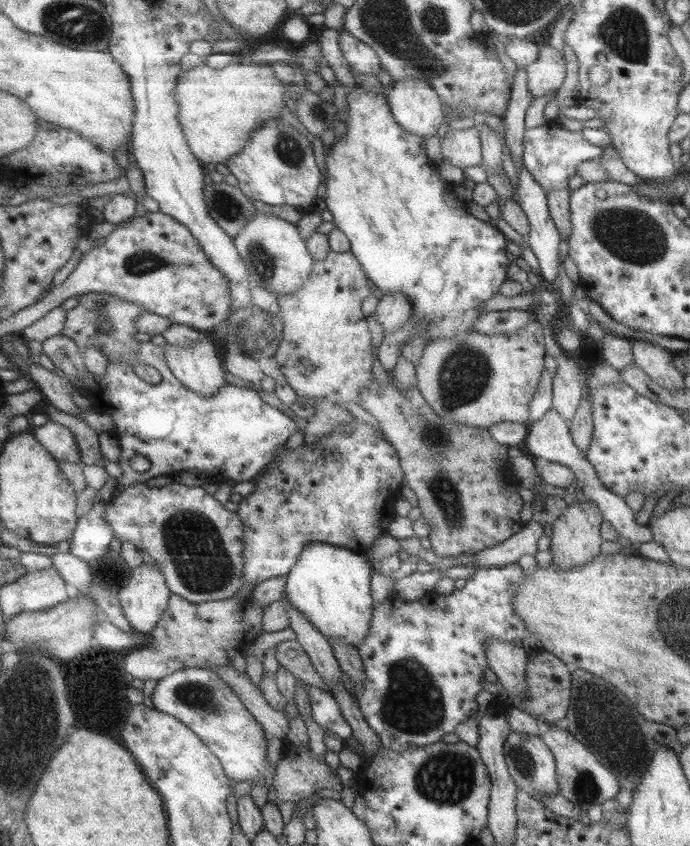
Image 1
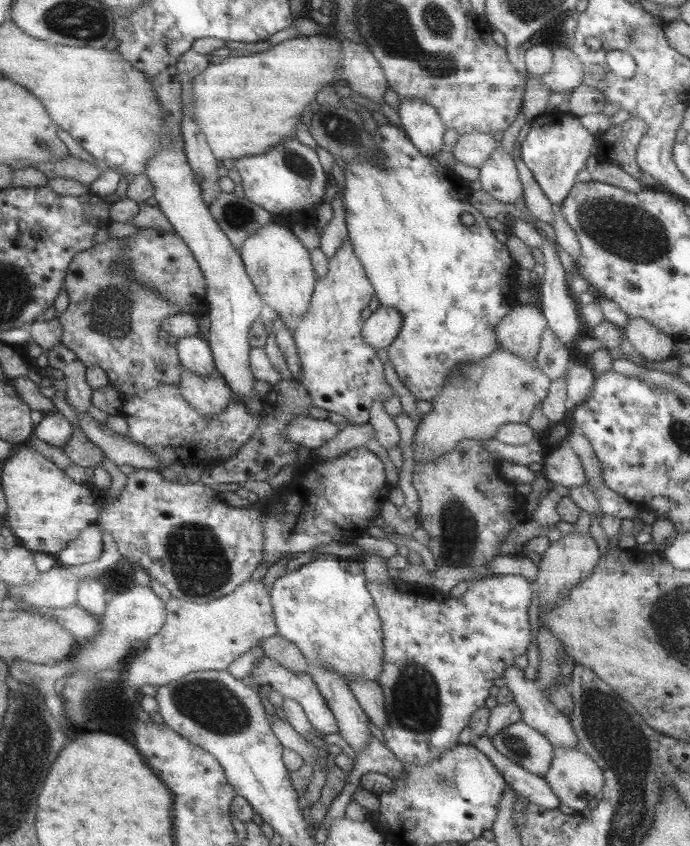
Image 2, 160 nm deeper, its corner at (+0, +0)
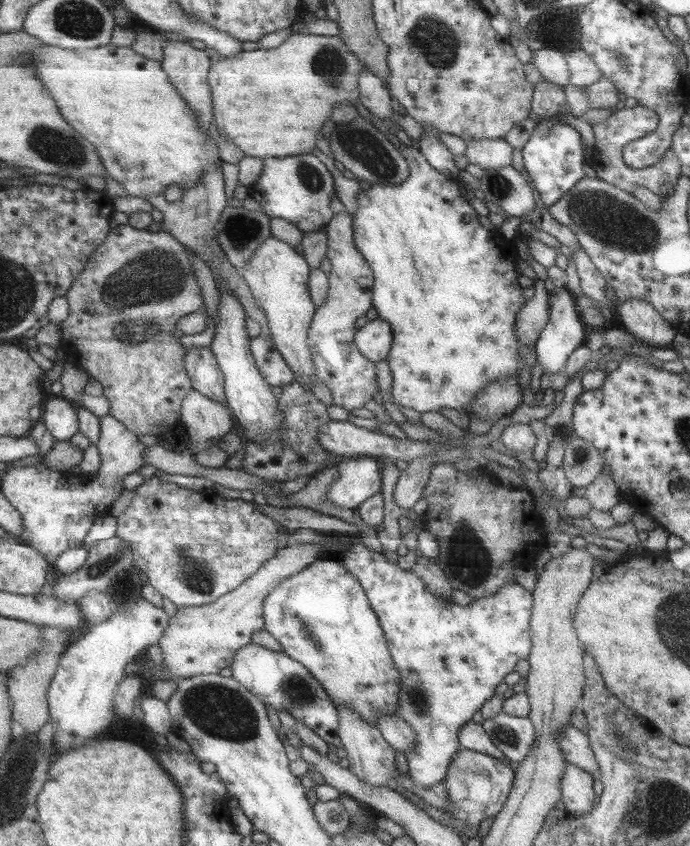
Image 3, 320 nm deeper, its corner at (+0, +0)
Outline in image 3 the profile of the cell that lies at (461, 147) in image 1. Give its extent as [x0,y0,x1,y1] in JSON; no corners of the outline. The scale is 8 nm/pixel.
[464,139,513,170]

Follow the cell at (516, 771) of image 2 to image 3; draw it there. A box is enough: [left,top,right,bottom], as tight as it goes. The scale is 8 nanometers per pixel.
[457,719,517,770]

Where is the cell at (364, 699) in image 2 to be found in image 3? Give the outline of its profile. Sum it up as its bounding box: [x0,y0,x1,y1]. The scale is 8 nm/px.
[376,713,416,754]

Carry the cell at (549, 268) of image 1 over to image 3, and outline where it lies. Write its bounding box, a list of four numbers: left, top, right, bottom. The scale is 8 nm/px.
[535,283,585,375]

